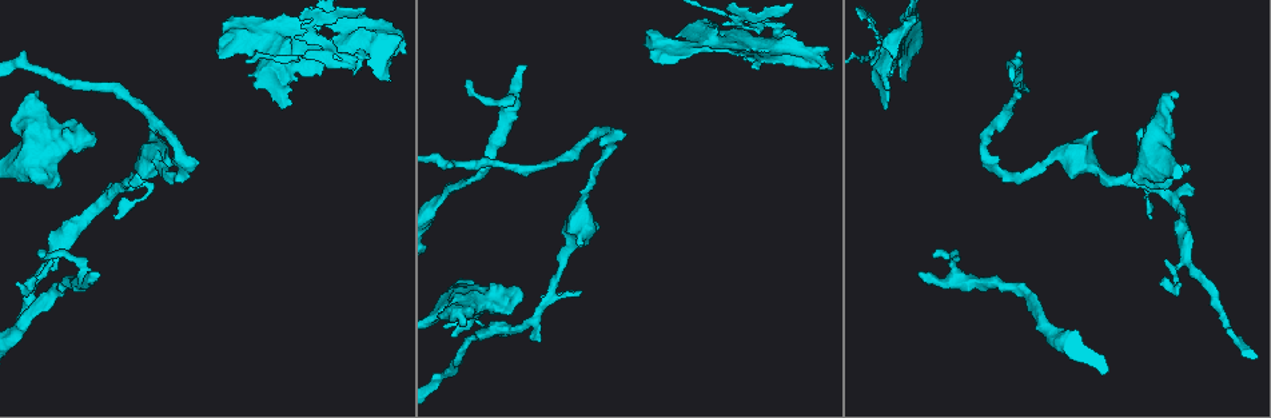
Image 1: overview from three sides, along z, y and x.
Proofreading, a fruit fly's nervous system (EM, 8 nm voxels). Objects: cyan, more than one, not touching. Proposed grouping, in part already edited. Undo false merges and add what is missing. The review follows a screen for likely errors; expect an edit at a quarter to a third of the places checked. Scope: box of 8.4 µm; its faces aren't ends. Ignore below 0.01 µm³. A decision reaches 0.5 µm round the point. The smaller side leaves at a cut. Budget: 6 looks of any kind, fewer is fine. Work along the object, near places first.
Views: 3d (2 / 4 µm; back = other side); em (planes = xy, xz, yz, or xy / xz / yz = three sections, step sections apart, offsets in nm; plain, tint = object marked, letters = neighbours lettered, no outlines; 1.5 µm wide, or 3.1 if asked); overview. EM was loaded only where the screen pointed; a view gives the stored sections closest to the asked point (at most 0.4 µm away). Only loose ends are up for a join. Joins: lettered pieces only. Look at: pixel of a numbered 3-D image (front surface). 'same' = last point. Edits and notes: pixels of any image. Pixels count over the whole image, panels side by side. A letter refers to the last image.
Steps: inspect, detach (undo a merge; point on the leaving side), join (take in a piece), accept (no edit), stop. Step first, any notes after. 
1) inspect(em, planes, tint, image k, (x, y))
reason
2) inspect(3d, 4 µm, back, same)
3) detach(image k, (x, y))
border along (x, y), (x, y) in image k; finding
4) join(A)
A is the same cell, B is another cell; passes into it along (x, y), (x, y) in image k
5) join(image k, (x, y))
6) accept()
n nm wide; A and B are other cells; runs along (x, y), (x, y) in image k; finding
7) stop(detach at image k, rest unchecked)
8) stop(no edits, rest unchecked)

inspect(3d, 4 µm, image 1, (39, 93))
thick end

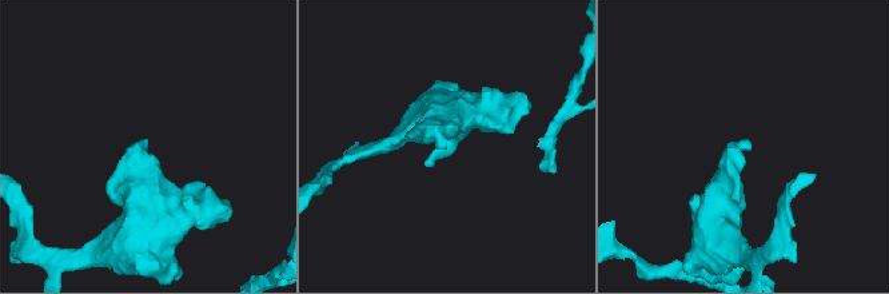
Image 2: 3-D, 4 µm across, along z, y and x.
inspect(em, planes, letters, image 2, (749, 142))
now the EM

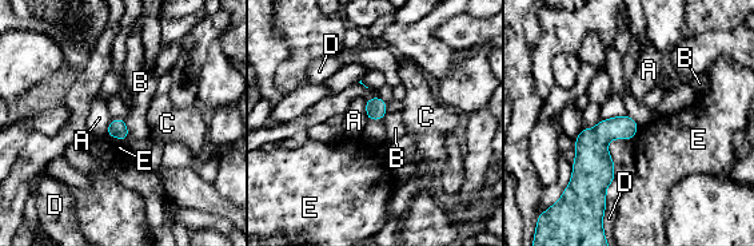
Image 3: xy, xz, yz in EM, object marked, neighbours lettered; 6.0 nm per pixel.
accept()
A, B, C, D and E are other cells; border along (124, 119), (130, 135) in image 3; none of them fits

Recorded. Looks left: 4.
inspect(em, planes, letters, image 1, (108, 185))
thin end

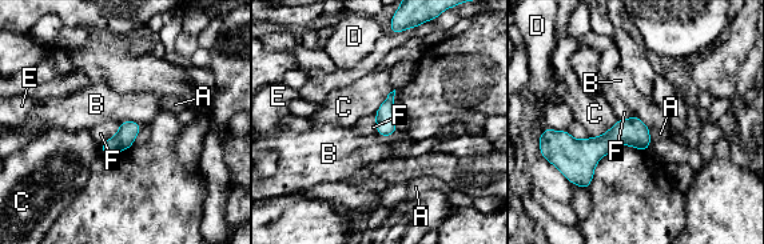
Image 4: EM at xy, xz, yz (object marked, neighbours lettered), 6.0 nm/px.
accept()
C touches over 220 nm; A, B, C, D, E and F are other cells; runs along (647, 139), (542, 142) in image 4; none of them fits

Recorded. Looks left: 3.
inspect(3d, 4 µm, image 1, (1097, 130))
an open end

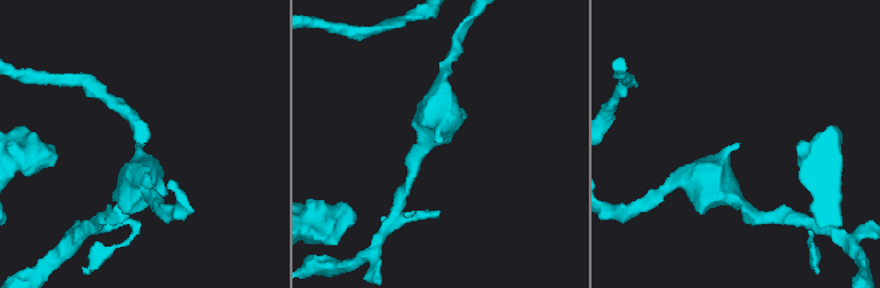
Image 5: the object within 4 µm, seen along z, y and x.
inspect(em, planes, letters, image 5, (136, 144))
shape alone is not enough

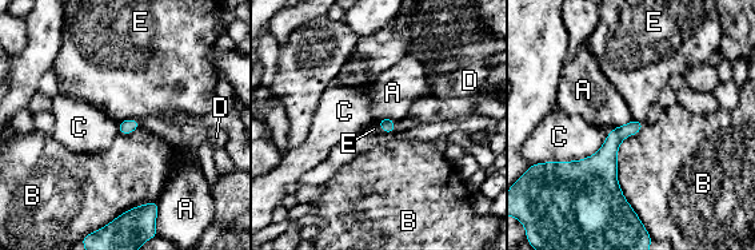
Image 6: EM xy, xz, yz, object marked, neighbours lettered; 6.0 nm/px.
accept()
A, B, C, D and E are other cells; border along (632, 118), (644, 123) in image 6; none of them fits

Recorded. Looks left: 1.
stop(no edits, rest unchecked)

